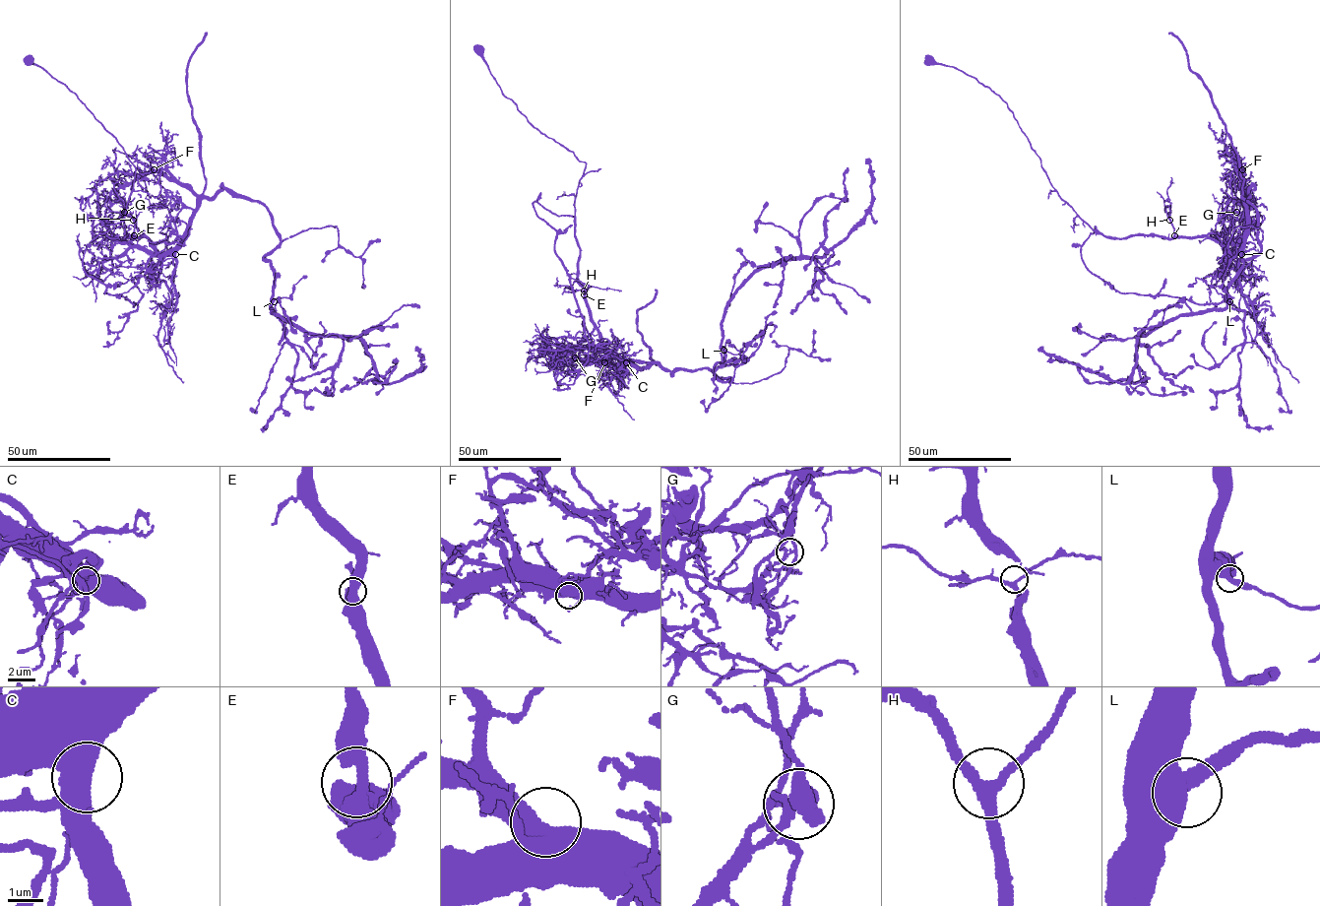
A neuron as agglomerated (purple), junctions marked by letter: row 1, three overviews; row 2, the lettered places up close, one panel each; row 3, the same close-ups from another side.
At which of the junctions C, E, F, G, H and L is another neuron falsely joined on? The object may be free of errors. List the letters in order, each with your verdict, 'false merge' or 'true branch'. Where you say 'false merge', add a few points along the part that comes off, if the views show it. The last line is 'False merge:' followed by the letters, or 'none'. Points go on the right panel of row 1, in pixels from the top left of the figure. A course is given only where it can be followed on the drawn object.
C: true branch
E: true branch
F: true branch
G: false merge; course (1236, 212), (1197, 237), (1118, 238), (1095, 226), (1082, 258), (1119, 291), (1230, 301), (1263, 328), (1268, 347)
H: true branch
L: true branch
False merge: G

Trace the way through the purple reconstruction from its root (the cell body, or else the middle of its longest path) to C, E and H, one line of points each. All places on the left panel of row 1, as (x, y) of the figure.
C: (30, 59), (76, 96), (115, 138), (135, 167), (124, 217), (124, 237), (146, 237), (158, 253), (175, 254)
E: (30, 59), (76, 96), (115, 138), (135, 167), (124, 217), (124, 237), (134, 235)
H: (30, 59), (72, 91), (122, 147), (136, 169), (124, 217), (126, 238), (128, 233), (136, 238), (133, 220)

